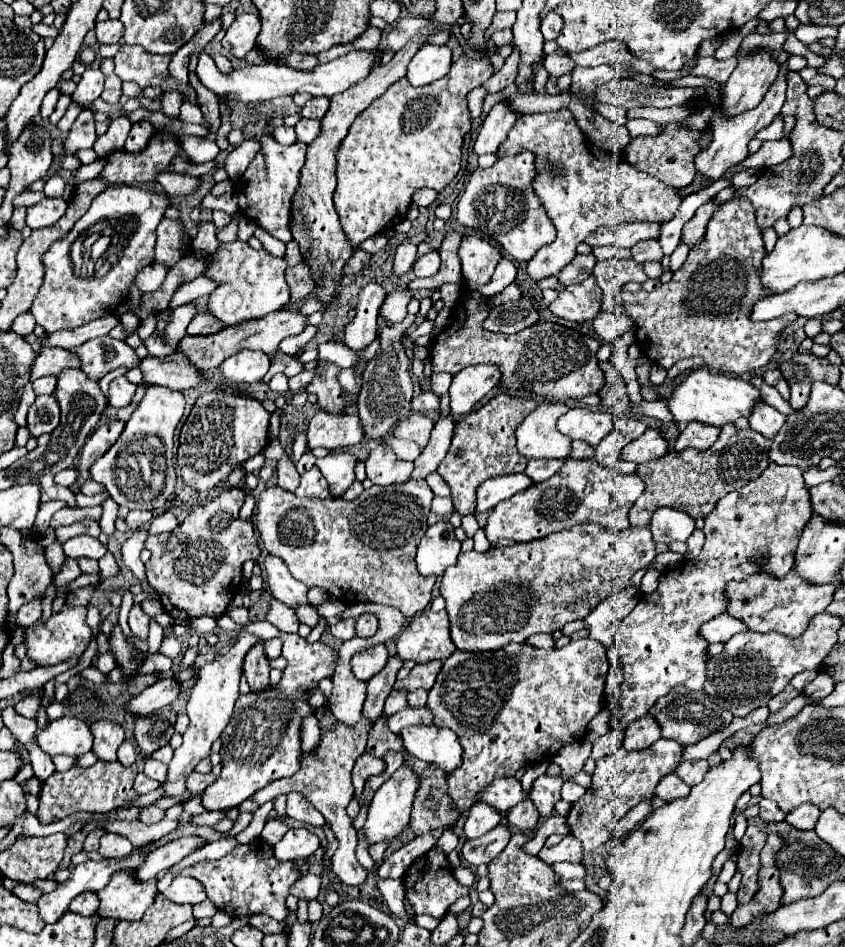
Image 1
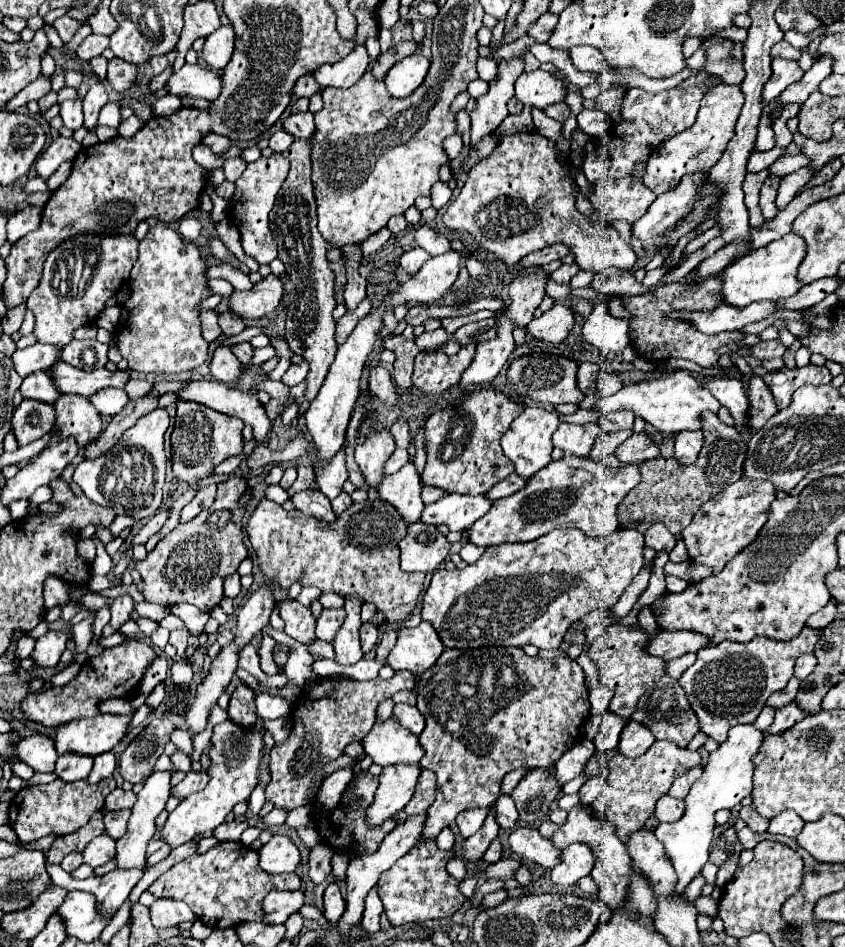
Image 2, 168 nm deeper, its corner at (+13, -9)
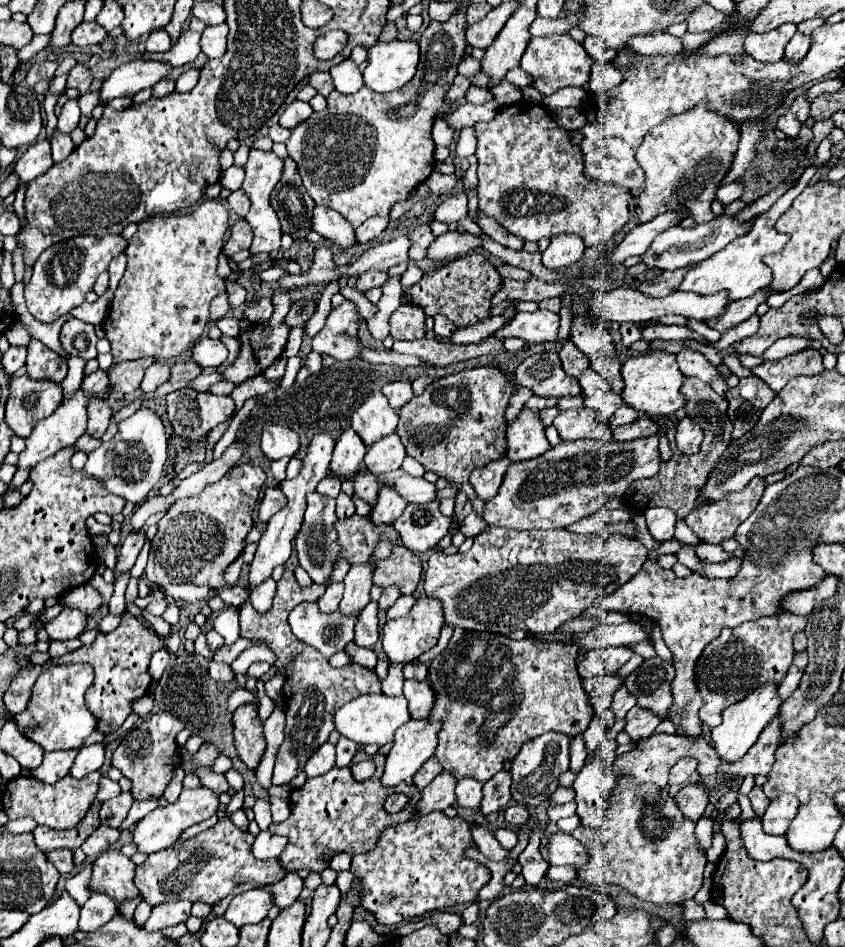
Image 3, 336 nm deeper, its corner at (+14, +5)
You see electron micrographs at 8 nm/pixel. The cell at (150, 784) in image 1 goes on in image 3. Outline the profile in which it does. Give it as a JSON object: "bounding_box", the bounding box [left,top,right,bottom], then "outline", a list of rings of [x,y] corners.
{"bounding_box":[98,776,122,800],"outline":[[[104,776],[102,780],[100,780],[100,790],[98,790],[98,800],[110,800],[110,798],[114,798],[114,796],[118,796],[122,790],[120,790],[120,784],[118,782],[114,782],[114,780],[110,780],[108,776]]]}

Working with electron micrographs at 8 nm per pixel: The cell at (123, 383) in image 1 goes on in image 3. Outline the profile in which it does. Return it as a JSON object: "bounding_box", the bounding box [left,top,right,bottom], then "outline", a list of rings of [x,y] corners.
{"bounding_box":[82,370,110,394],"outline":[[[96,370],[94,374],[90,374],[90,376],[86,376],[84,378],[84,384],[82,384],[82,390],[84,392],[88,392],[88,394],[102,394],[102,392],[106,392],[110,388],[110,384],[108,384],[108,376],[106,376],[106,372],[104,370]]]}

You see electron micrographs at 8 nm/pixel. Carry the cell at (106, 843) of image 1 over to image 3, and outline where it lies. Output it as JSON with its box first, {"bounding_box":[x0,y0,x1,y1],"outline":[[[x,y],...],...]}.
{"bounding_box":[82,826,120,858],"outline":[[[100,826],[96,828],[96,832],[90,834],[90,838],[82,844],[82,852],[88,856],[88,858],[96,858],[100,852],[108,850],[112,844],[116,844],[120,836],[120,830],[116,828],[108,828],[108,826]]]}

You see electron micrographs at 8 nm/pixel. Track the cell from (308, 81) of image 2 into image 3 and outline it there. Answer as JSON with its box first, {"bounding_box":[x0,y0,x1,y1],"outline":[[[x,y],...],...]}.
{"bounding_box":[308,72,334,96],"outline":[[[312,72],[308,76],[308,80],[318,90],[318,94],[322,94],[322,96],[328,96],[334,90],[334,84],[332,84],[332,78],[328,72]]]}

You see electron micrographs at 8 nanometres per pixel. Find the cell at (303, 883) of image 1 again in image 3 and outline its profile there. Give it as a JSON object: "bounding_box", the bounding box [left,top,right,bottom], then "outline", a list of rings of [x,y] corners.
{"bounding_box":[224,888,274,928],"outline":[[[252,888],[248,892],[234,896],[224,918],[238,928],[244,924],[258,924],[260,920],[266,918],[266,914],[272,906],[274,906],[274,898],[268,890]]]}

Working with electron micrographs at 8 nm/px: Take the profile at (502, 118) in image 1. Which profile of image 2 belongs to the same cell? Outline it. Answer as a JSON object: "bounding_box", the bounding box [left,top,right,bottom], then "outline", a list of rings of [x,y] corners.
{"bounding_box":[471,58,523,146],"outline":[[[507,58],[499,62],[497,76],[489,82],[487,94],[477,98],[477,106],[471,112],[471,146],[483,136],[493,134],[497,126],[509,116],[507,102],[513,98],[513,82],[523,72],[521,58]]]}

